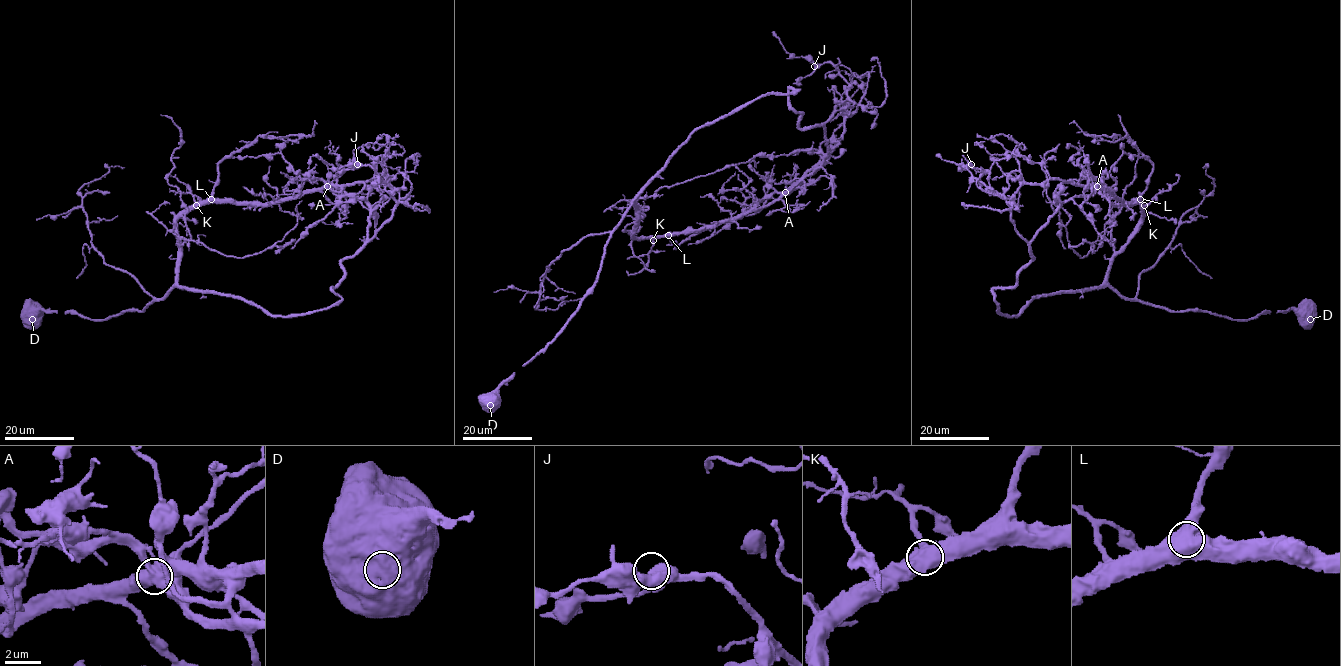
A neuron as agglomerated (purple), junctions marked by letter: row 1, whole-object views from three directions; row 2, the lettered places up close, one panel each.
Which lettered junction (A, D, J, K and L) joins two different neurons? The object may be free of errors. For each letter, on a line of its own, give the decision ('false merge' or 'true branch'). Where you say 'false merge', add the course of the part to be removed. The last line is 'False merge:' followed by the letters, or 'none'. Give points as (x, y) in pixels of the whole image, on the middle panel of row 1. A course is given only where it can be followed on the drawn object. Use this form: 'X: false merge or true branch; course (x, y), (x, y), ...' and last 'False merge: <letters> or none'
A: true branch
D: true branch
J: true branch
K: true branch
L: true branch
False merge: none

